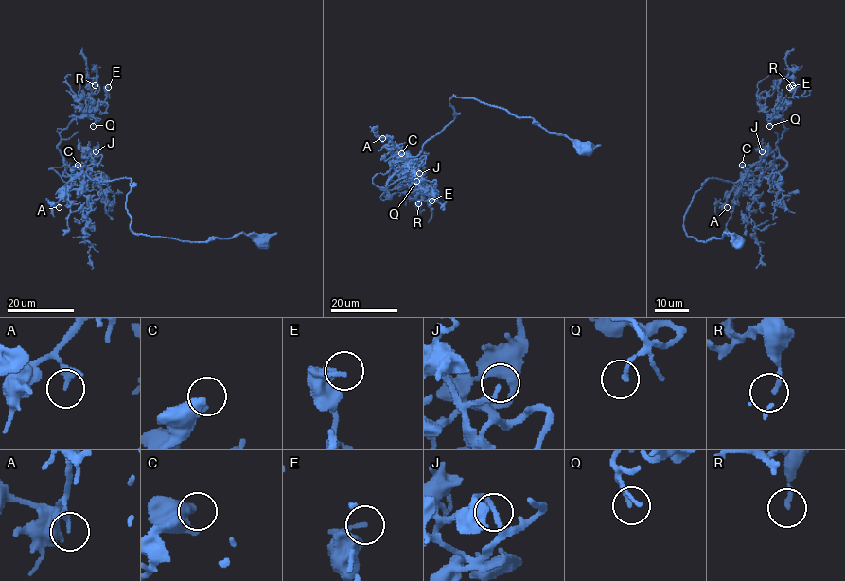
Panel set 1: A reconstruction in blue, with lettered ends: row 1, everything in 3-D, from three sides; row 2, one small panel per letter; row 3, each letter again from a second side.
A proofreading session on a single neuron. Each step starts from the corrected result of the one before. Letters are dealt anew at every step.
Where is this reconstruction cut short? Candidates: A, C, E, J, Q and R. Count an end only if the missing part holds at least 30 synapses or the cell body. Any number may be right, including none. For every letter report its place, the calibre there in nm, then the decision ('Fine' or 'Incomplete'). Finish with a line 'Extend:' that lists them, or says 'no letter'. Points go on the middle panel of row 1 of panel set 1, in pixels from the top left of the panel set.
A: Place: (382, 138). Thickness 220 nm. Fine
C: Place: (401, 153). Thickness 480 nm. Incomplete
E: Place: (431, 201). Thickness 110 nm. Fine
J: Place: (419, 173). Thickness 140 nm. Fine
Q: Place: (416, 181). Thickness 150 nm. Incomplete
R: Place: (418, 203). Thickness 160 nm. Fine
Extend: C, Q

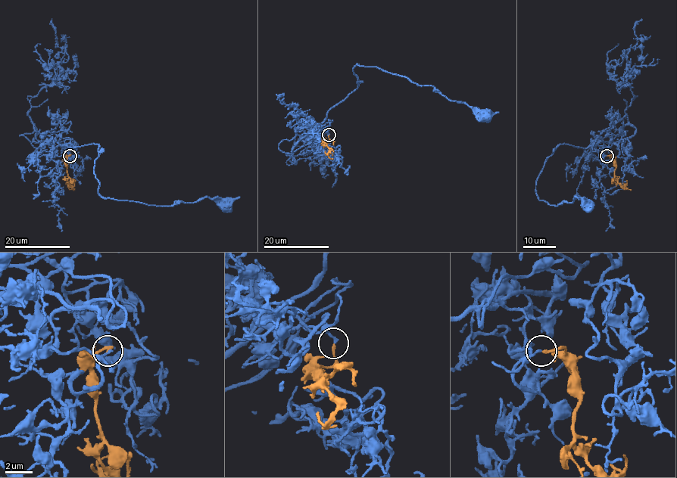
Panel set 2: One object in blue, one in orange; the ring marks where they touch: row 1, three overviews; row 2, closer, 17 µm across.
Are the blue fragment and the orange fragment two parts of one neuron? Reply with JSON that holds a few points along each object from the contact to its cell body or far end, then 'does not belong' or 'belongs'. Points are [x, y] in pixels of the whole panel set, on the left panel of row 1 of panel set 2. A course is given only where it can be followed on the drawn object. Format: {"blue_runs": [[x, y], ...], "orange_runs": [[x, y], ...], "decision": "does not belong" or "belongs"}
{"blue_runs": [[70, 156], [55, 156], [54, 140], [34, 125], [33, 141], [98, 145], [94, 173], [104, 197], [225, 206]], "orange_runs": [[70, 156], [67, 157], [68, 188], [73, 190]], "decision": "belongs"}

